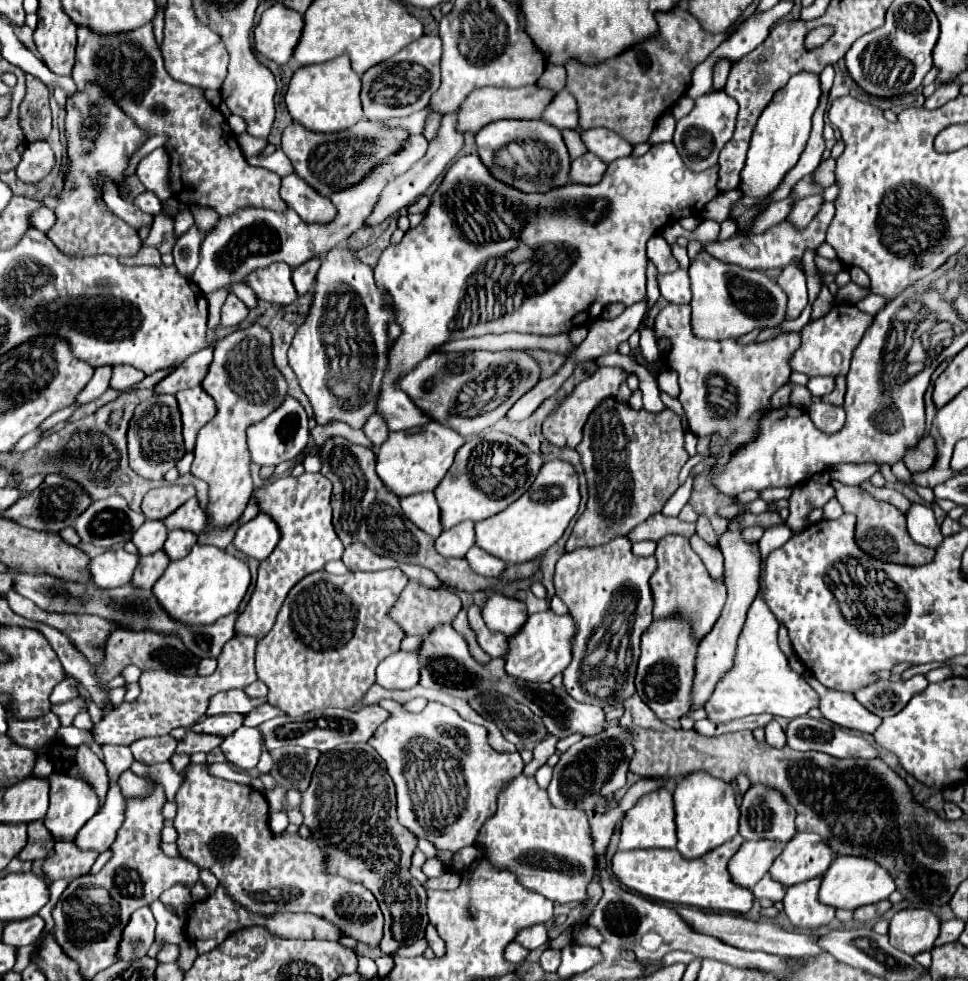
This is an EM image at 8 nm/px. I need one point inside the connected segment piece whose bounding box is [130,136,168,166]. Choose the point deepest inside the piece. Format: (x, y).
(155, 141)

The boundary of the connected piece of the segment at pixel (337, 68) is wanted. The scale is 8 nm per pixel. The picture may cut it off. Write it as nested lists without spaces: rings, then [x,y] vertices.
[[[346,54],[328,62],[298,68],[290,80],[284,100],[290,116],[312,132],[340,132],[362,118],[360,76],[352,70]]]

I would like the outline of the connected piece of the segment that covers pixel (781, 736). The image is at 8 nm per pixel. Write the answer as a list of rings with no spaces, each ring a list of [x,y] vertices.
[[[776,720],[768,722],[768,726],[764,726],[764,730],[766,730],[766,742],[768,742],[770,746],[782,748],[782,746],[786,744],[786,734],[784,734],[782,726],[780,726]]]

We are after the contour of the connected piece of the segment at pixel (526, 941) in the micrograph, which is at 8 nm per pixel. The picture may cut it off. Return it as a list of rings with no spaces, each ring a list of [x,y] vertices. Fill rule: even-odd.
[[[534,924],[532,927],[520,930],[514,941],[528,950],[534,950],[548,942],[548,930],[544,924]]]

